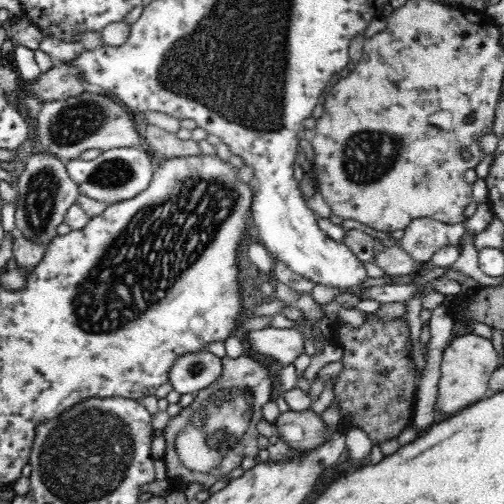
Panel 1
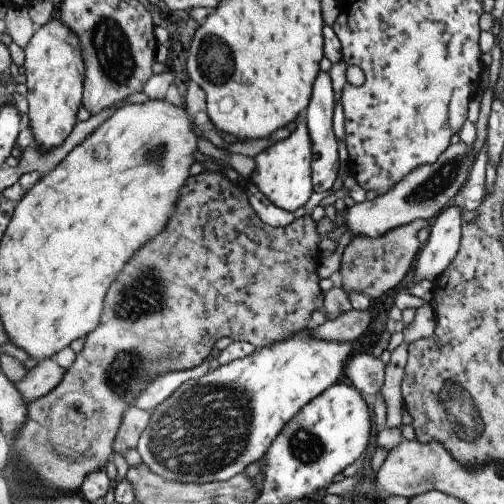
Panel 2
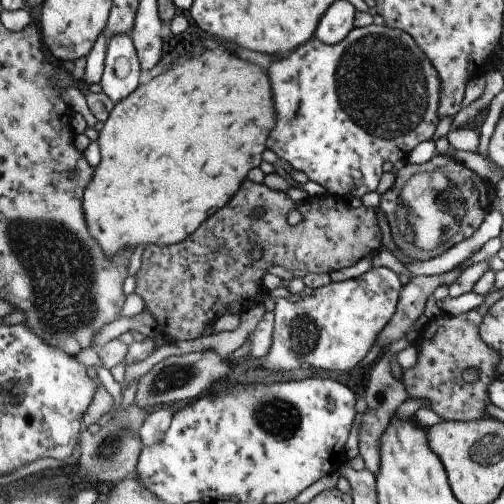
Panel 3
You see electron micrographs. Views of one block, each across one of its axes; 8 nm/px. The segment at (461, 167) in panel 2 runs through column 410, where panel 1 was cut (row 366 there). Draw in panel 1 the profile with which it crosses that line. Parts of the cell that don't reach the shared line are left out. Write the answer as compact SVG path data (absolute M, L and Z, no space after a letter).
M190 352L180 356L168 372L170 384L176 392L198 394L212 386L222 374L222 360L212 352Z

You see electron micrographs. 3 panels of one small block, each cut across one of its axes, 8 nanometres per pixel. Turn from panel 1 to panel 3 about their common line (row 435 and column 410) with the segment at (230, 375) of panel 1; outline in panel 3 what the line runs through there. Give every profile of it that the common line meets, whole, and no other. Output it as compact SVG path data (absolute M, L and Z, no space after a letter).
M433 158L425 164L405 164L397 170L393 186L381 194L379 208L385 214L395 248L413 262L435 258L451 246L467 240L483 224L493 202L487 182L453 158Z

